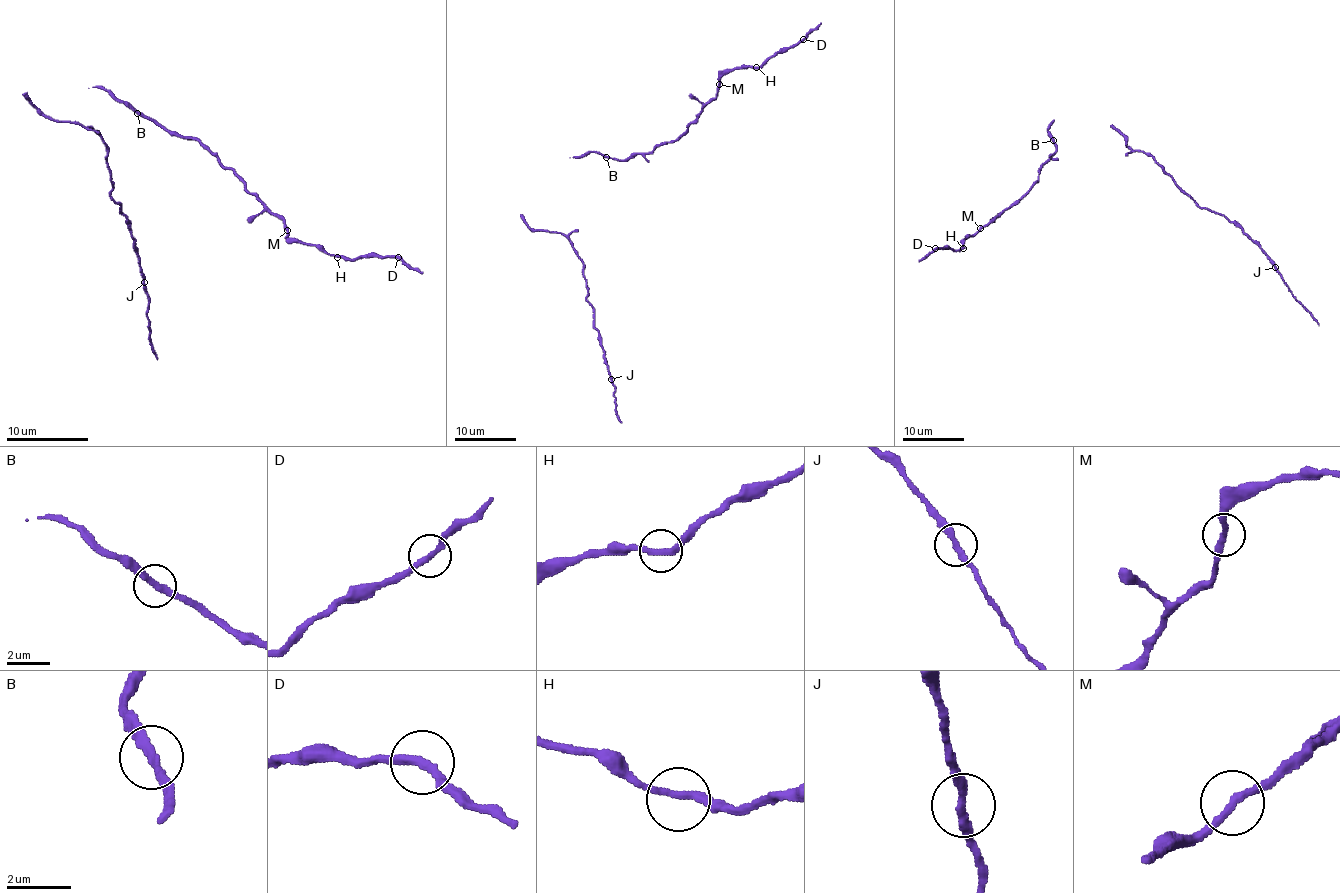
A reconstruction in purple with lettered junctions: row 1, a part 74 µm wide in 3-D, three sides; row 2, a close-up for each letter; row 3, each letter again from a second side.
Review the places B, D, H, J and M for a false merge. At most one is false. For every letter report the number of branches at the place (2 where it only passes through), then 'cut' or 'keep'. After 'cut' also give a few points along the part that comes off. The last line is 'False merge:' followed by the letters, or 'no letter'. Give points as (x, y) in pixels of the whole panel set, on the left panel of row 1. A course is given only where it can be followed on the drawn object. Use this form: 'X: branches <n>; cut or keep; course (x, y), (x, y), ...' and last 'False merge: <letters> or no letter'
B: branches 2; keep
D: branches 2; keep
H: branches 2; keep
J: branches 2; keep
M: branches 2; keep
False merge: no letter

